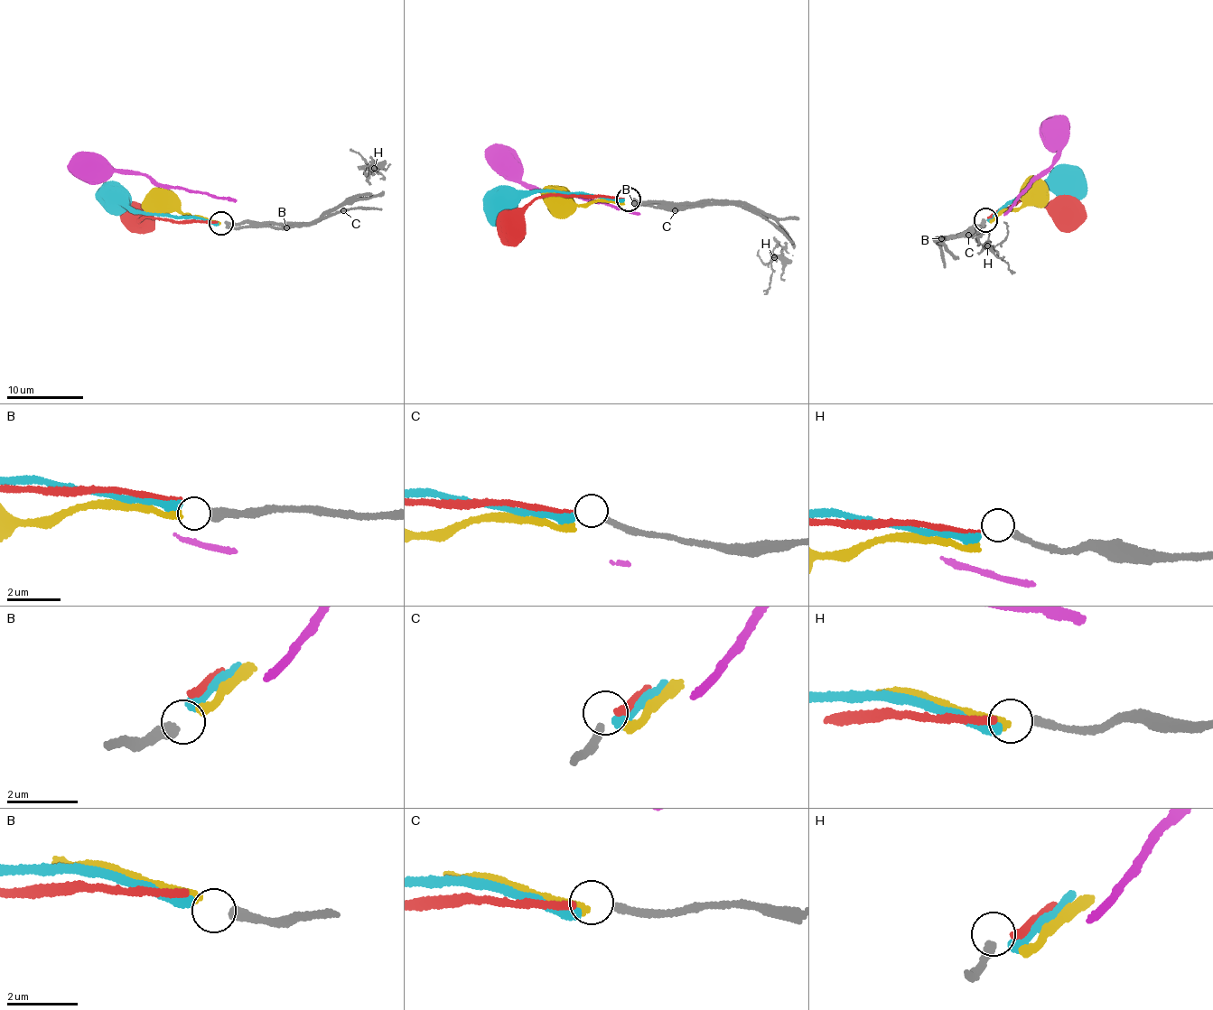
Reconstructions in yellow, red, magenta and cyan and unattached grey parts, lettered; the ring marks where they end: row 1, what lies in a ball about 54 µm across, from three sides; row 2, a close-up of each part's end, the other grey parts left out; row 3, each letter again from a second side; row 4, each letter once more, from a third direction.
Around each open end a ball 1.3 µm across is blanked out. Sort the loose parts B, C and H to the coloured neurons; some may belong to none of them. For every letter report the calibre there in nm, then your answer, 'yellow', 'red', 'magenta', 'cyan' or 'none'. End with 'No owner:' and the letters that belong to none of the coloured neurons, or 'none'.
B: 320 nm thick; yellow
C: 200 nm thick; red
H: 200 nm thick; none
No owner: H

